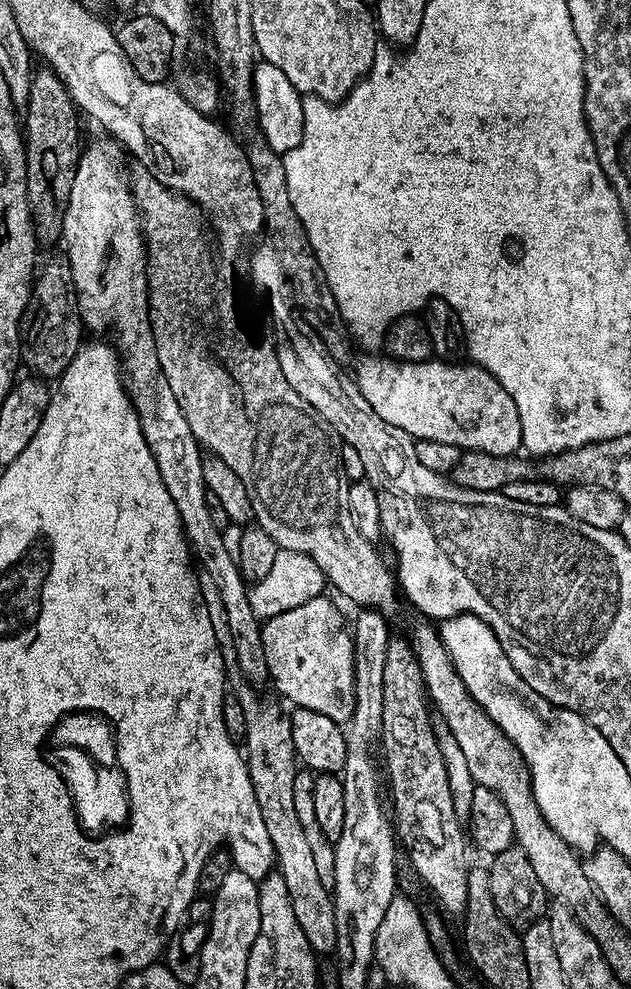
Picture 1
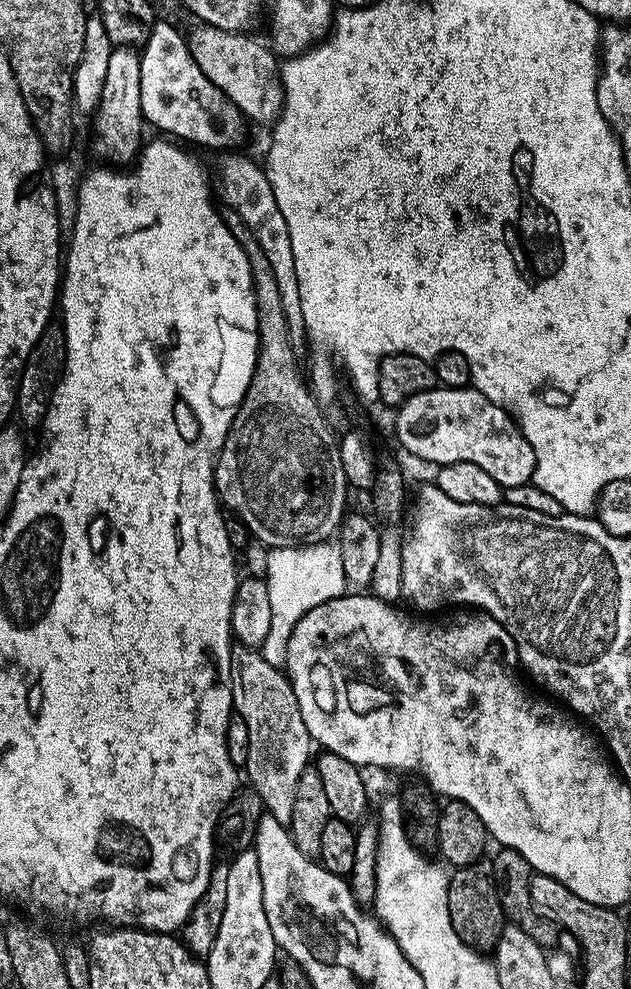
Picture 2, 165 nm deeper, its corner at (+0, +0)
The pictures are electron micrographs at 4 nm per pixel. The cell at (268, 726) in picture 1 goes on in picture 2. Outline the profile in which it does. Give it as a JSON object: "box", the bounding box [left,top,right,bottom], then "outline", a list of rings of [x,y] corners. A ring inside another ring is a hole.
{"box":[232,646,314,826],"outline":[[[243,646],[232,650],[232,706],[234,712],[241,716],[249,730],[249,758],[246,765],[251,791],[256,792],[263,804],[263,811],[269,816],[278,818],[278,822],[288,826],[294,814],[294,790],[298,790],[298,778],[302,778],[304,769],[309,767],[313,755],[314,741],[306,730],[306,722],[302,722],[302,710],[298,710],[296,691],[292,689],[292,681],[281,669],[270,666],[259,651]]]}

